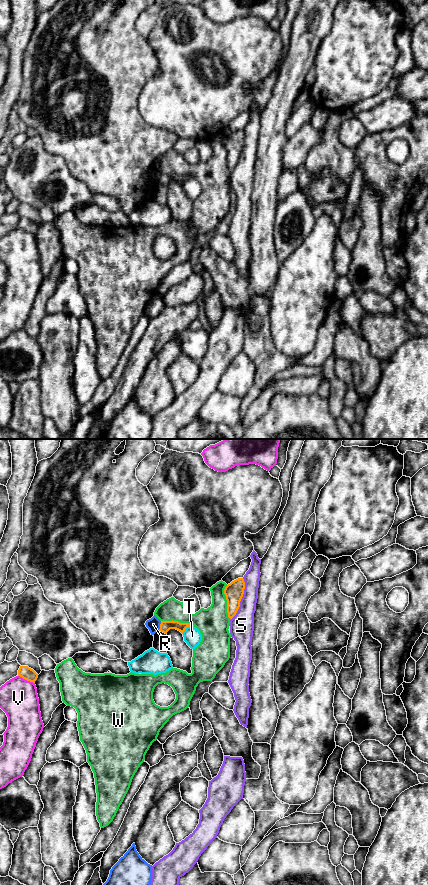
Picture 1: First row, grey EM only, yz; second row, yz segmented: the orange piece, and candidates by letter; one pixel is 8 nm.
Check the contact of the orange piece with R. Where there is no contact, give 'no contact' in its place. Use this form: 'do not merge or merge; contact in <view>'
do not merge; contact in yz

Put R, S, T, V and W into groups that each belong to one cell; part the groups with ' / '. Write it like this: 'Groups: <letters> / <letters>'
Groups: R / S / T / V / W

